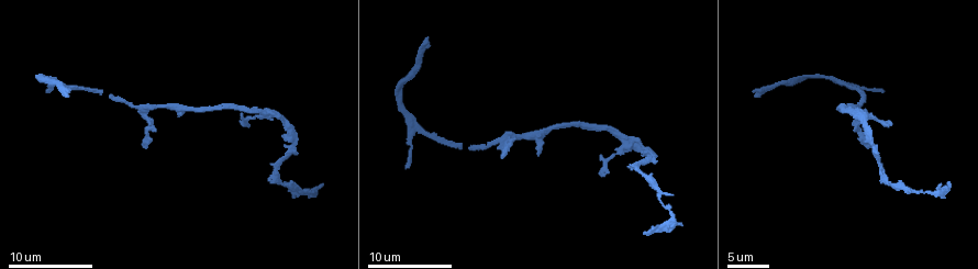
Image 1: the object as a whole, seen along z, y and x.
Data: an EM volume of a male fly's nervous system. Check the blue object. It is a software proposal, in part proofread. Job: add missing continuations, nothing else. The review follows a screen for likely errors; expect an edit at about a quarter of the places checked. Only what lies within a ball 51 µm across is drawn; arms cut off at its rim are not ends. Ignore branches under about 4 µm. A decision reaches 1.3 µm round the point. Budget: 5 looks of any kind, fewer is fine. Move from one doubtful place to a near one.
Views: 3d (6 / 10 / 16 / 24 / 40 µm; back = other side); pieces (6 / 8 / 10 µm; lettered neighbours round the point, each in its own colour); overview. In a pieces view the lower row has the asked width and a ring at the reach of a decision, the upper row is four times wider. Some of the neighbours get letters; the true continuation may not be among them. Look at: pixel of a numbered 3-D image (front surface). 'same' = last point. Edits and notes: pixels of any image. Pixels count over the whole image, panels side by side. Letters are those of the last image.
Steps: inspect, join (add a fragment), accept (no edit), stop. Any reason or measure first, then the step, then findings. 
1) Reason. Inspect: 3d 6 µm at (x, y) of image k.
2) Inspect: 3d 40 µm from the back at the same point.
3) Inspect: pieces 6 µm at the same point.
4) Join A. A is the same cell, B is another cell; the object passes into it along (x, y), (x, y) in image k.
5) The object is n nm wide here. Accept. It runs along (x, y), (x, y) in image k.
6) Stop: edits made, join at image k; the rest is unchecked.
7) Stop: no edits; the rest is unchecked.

Long arm stops here. Inspect: pieces 10 µm at (66, 93) of image 1.

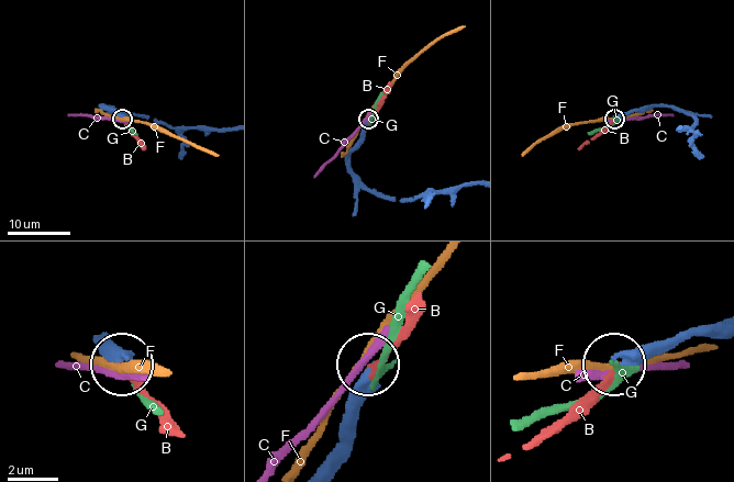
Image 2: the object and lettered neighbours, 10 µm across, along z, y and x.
Join B. B is the same cell, C, F and G are other cells; the object passes into it along (337, 439), (348, 398), (415, 303) in image 2; the neuron continues.

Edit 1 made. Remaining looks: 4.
Inspect: overview.

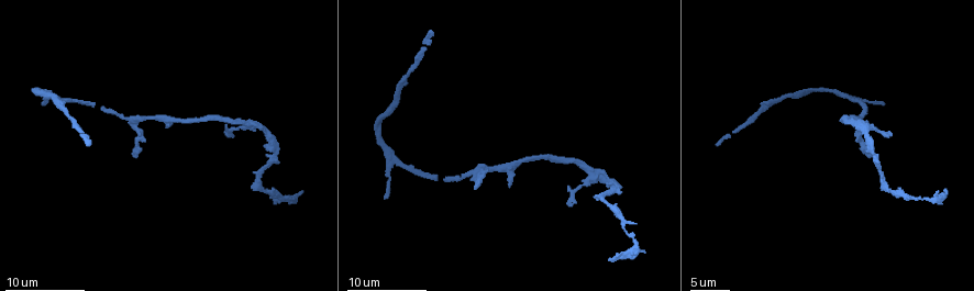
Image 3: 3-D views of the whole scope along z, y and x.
Free end. Inspect: 3d 10 µm at (387, 195) of image 3.

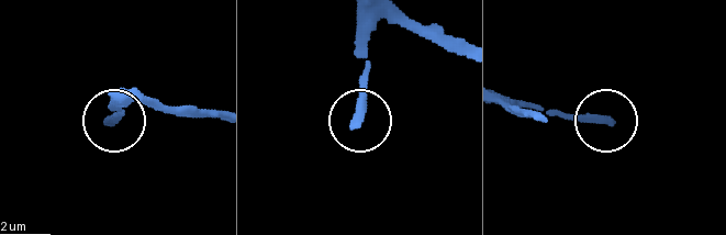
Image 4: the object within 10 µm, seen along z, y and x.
Inspect: pieces 6 µm at (610, 120) of image 4.

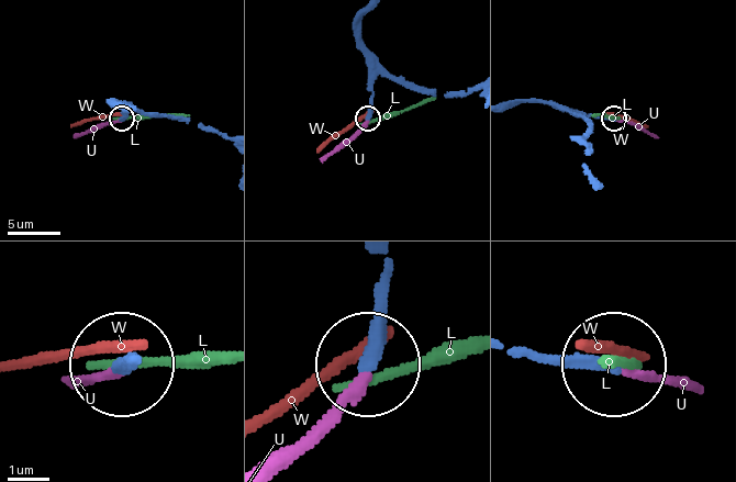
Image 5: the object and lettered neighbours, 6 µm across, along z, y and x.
Join U. U is the same cell, L and W are other cells; the object passes into it along (389, 261), (371, 366), (263, 460) in image 5; it goes on there.

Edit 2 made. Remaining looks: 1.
Branch stops here. Inspect: pieces 10 µm at (539, 156) of image 1.

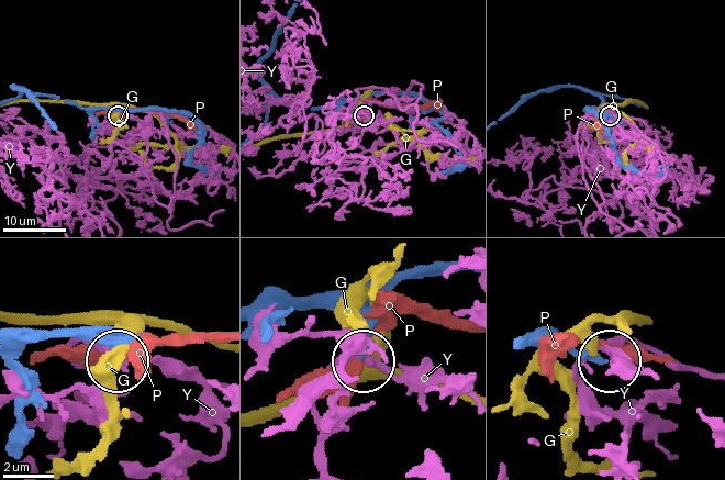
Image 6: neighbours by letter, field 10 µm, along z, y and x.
Accept. G, P and Y are other cells; it runs along (414, 267), (375, 304), (360, 359) in image 6; none of them fits.

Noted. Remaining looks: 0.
Stop: edits made, join at image 2, join at image 5; the rest is unchecked.

